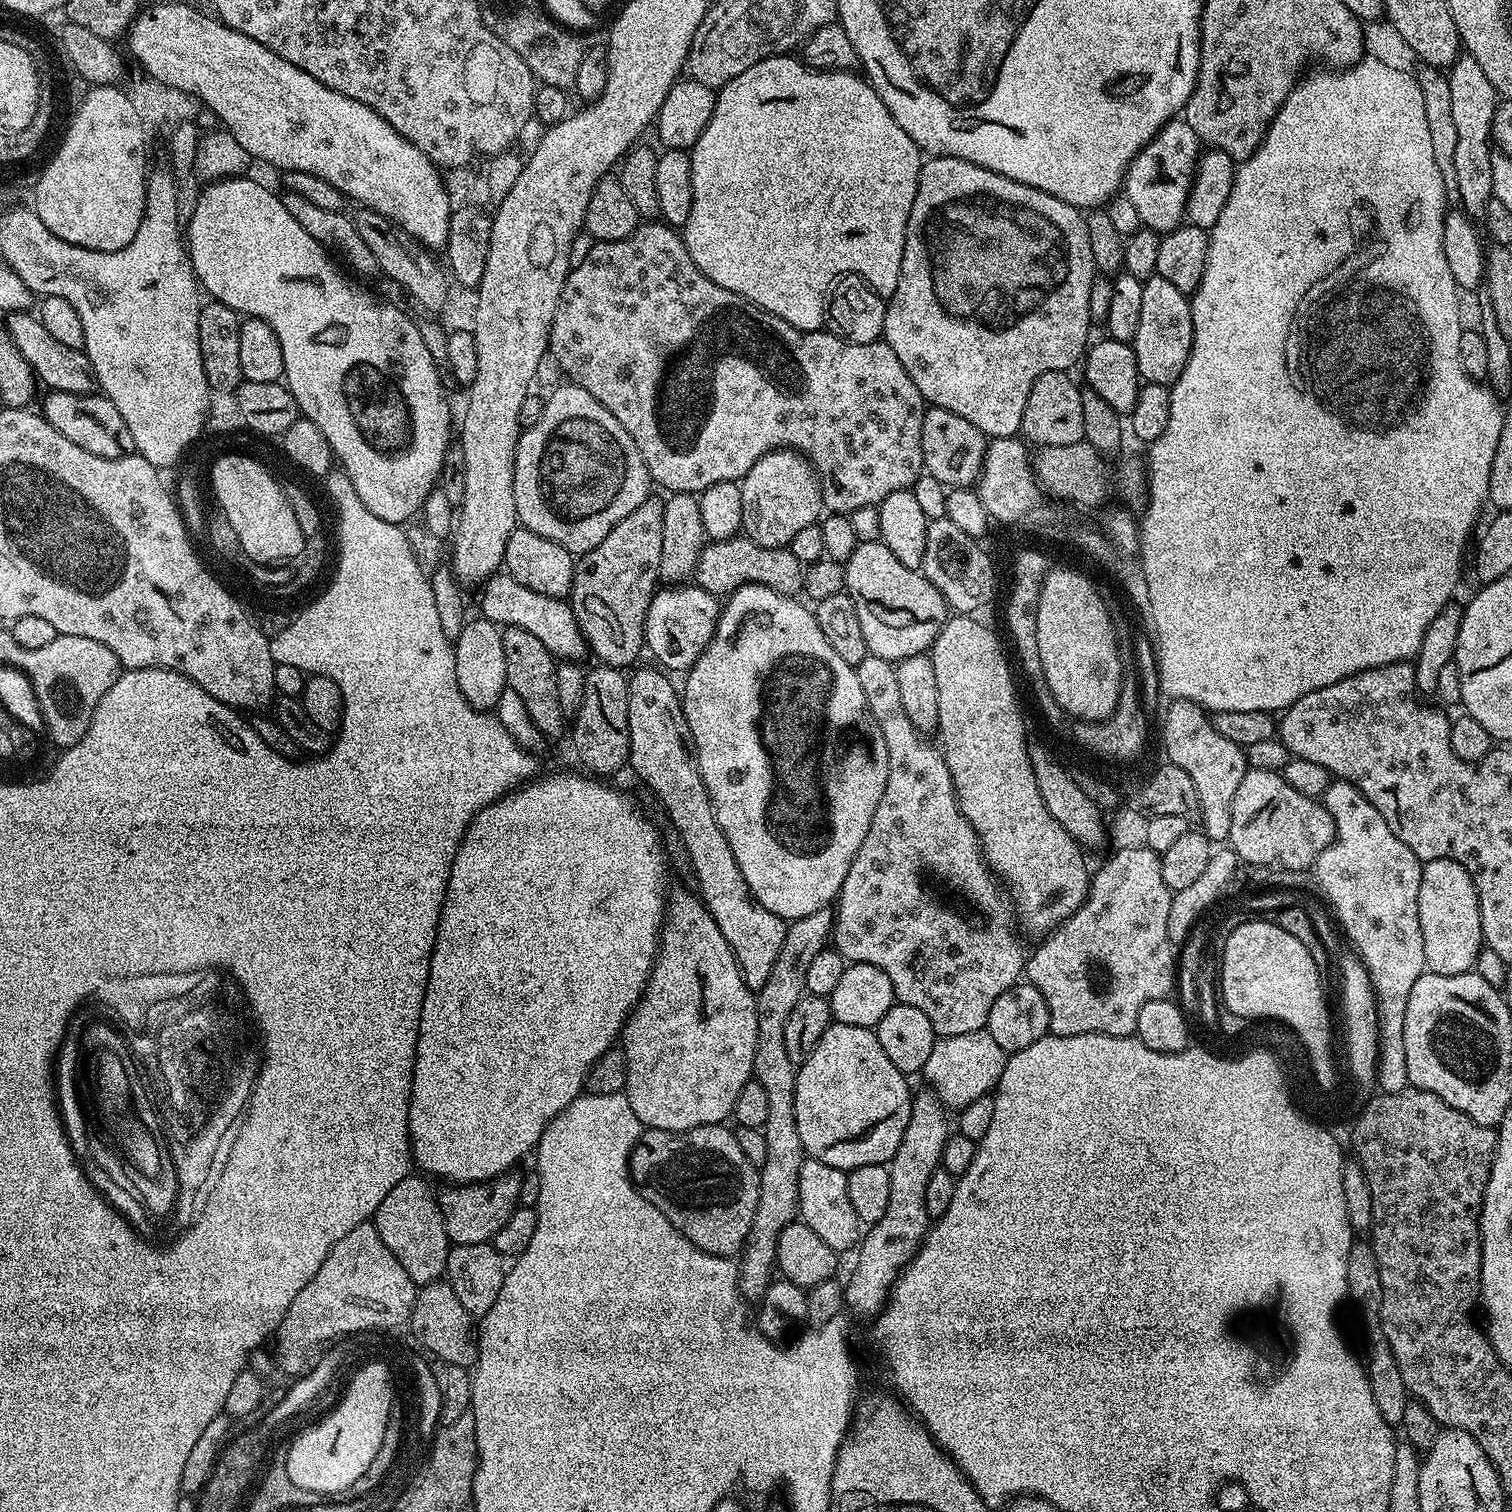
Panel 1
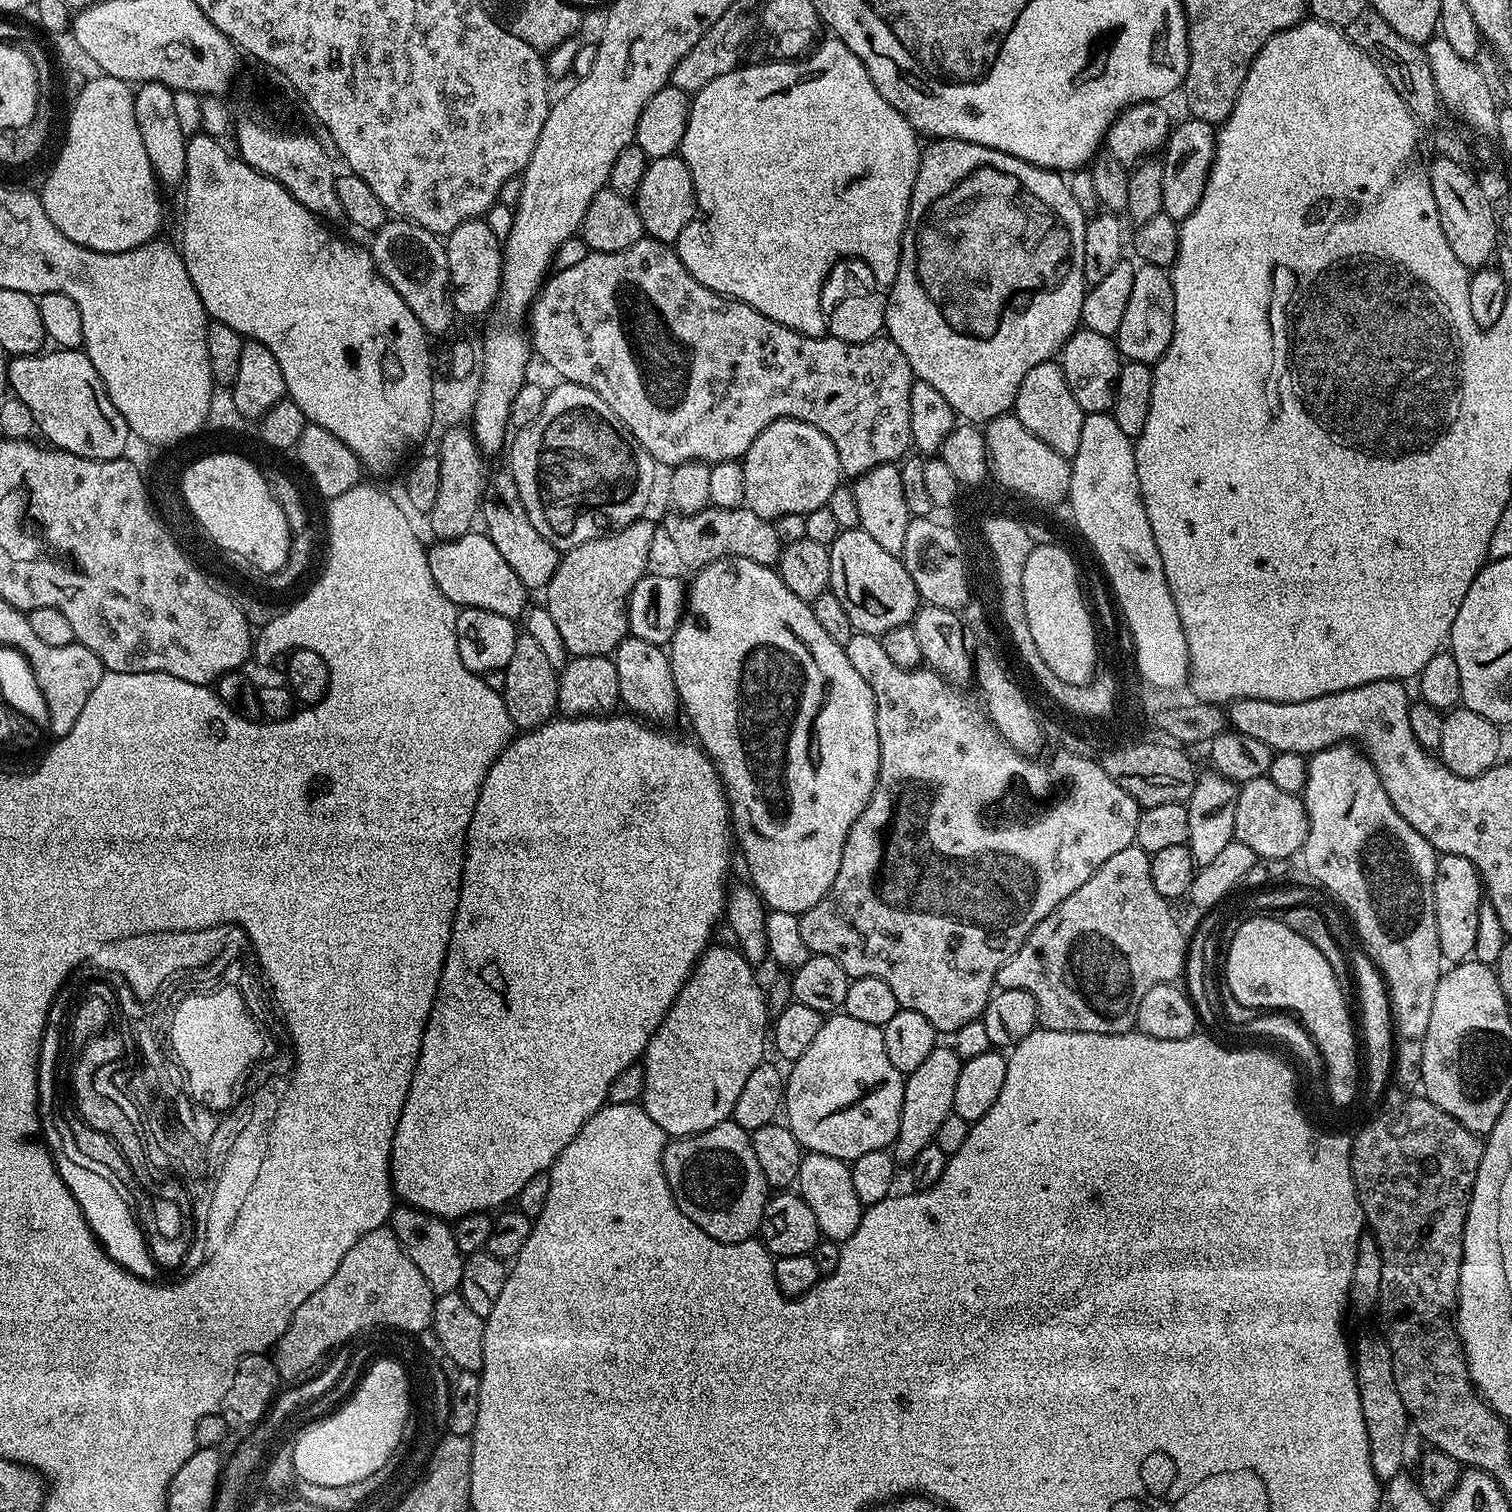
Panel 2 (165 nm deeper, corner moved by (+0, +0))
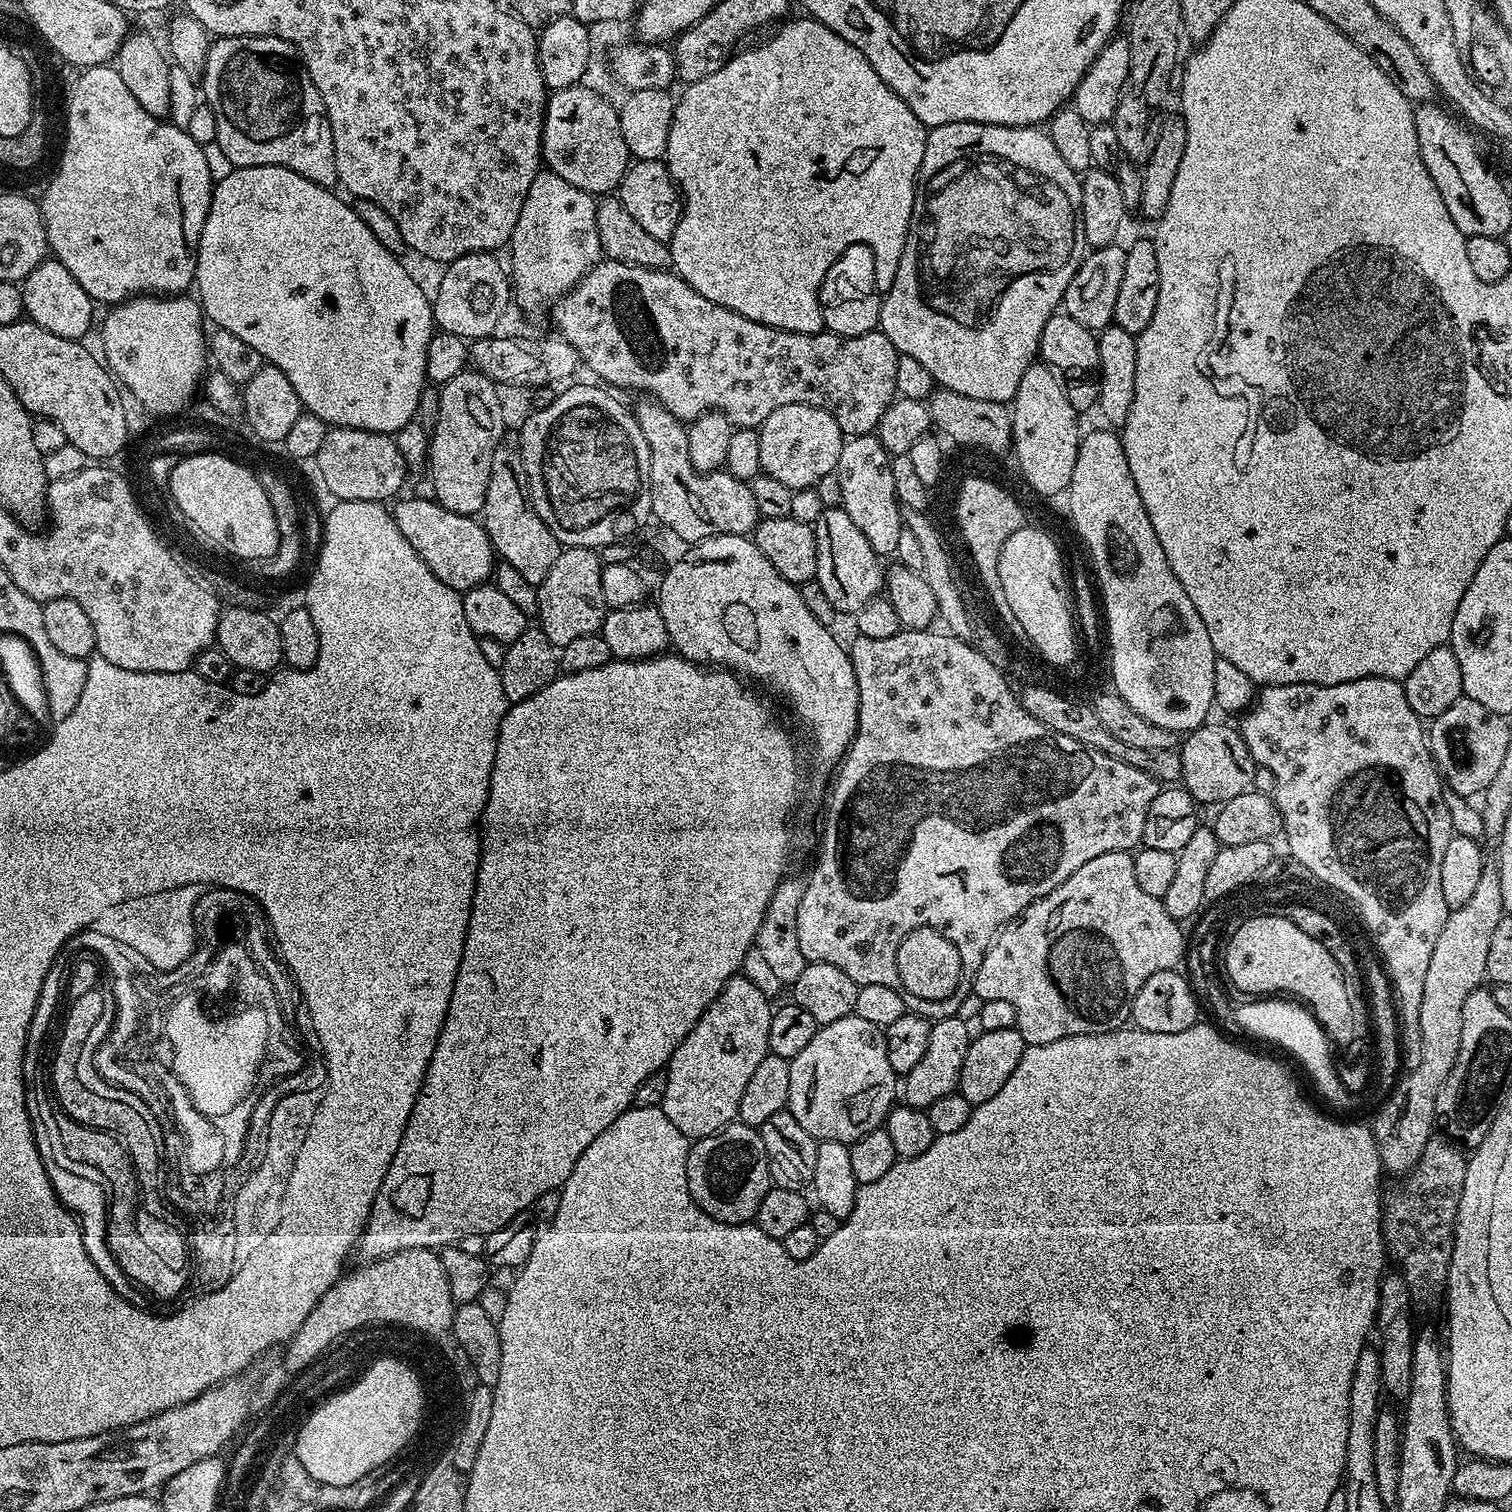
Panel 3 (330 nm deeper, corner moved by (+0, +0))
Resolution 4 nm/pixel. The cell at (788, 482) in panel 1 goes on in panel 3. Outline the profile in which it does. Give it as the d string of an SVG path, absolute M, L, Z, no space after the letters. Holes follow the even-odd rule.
M794 403L774 410L758 429L761 443L761 471L796 491L815 487L826 474L835 471L845 437L833 416L820 407Z

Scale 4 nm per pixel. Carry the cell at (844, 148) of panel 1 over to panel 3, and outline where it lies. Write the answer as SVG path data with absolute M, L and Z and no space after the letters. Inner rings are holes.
M788 18L775 29L769 40L761 42L757 48L737 51L714 74L698 82L687 85L684 93L676 100L674 118L670 126L670 142L666 153L666 163L676 187L682 197L680 221L670 241L670 264L676 275L683 278L690 287L698 290L702 298L718 302L746 318L772 328L787 332L817 333L824 328L824 312L820 309L820 287L834 262L844 251L855 244L868 244L876 259L876 291L883 294L894 282L898 266L902 262L902 250L906 246L908 227L912 221L912 211L916 201L916 181L920 178L922 154L926 154L928 129L878 78L874 66L866 62L862 50L850 46L846 38L834 34L822 22L811 18L792 20Z

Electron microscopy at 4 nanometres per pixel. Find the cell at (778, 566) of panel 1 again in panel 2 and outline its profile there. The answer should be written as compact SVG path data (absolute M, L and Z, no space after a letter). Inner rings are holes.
M706 507L693 516L672 514L665 522L664 528L672 539L672 548L676 556L691 570L705 568L719 560L734 558L750 558L750 562L775 565L780 559L781 542L776 533L773 521L759 517L754 510L742 508Z

